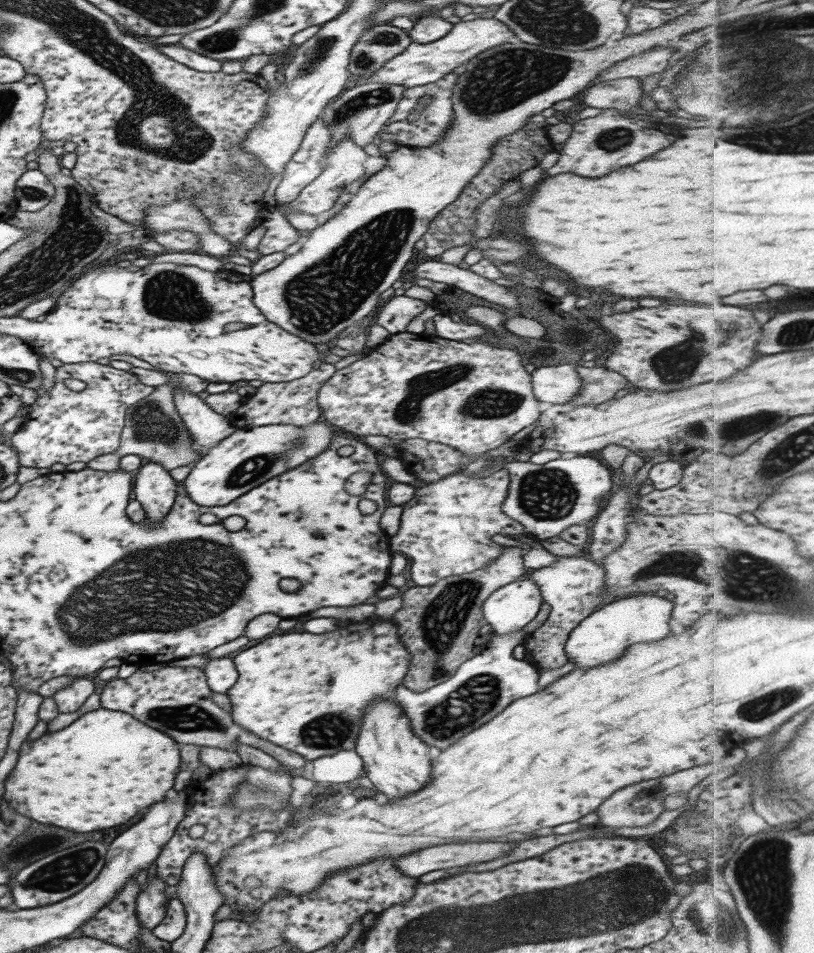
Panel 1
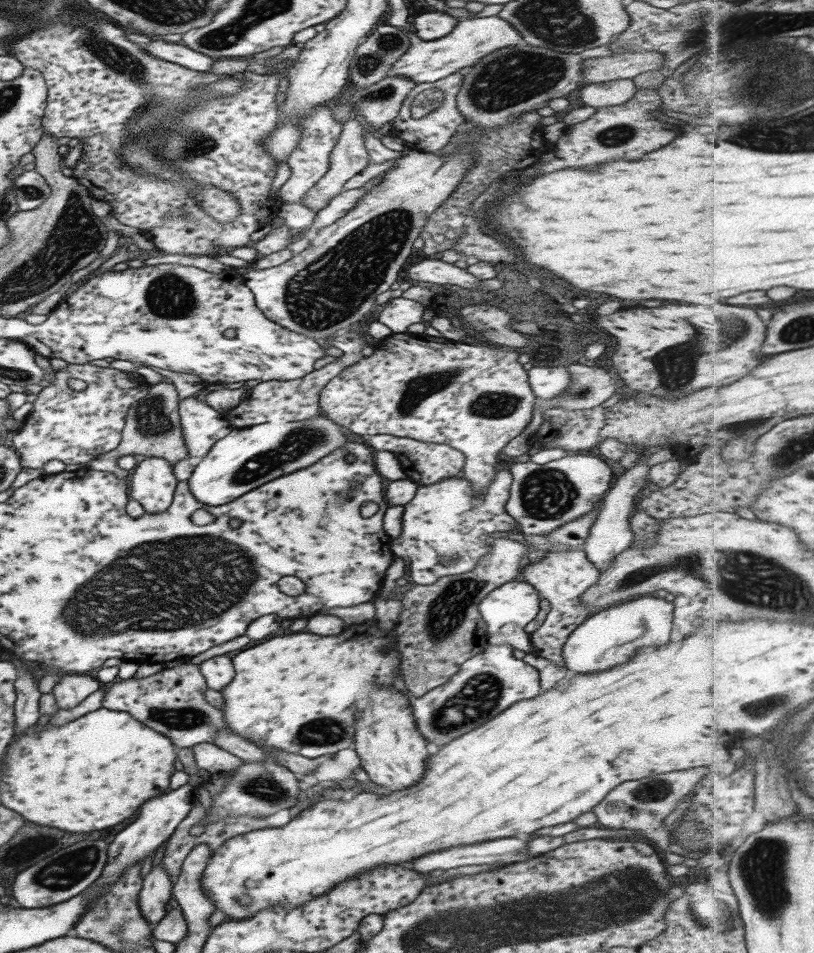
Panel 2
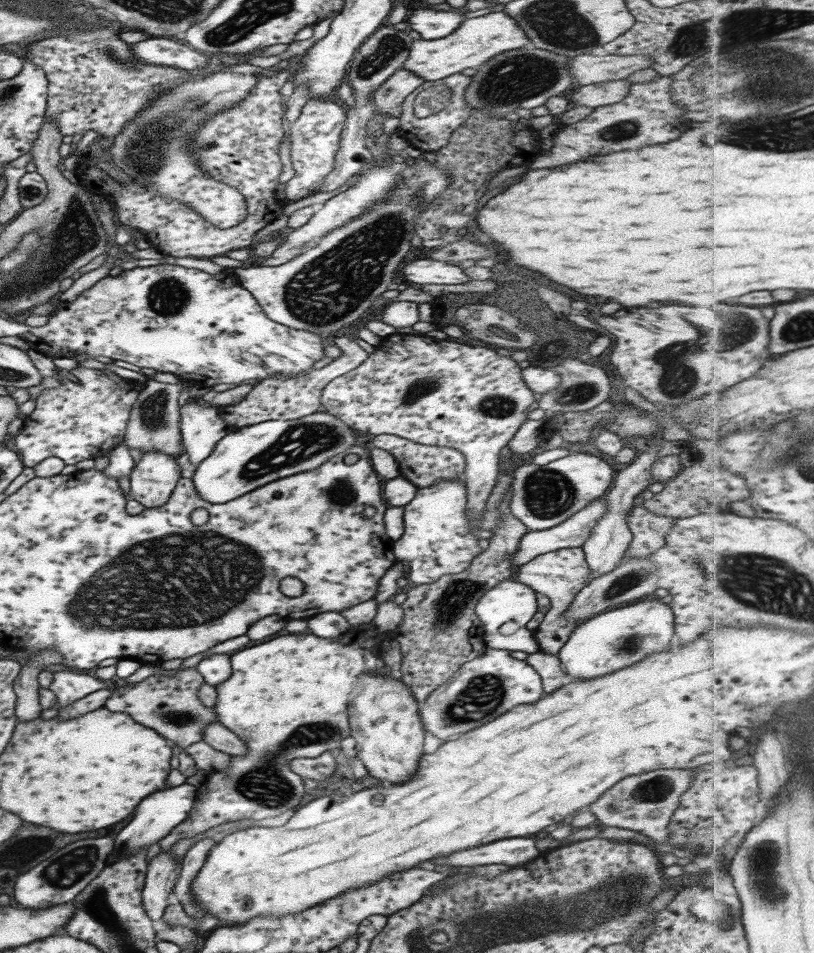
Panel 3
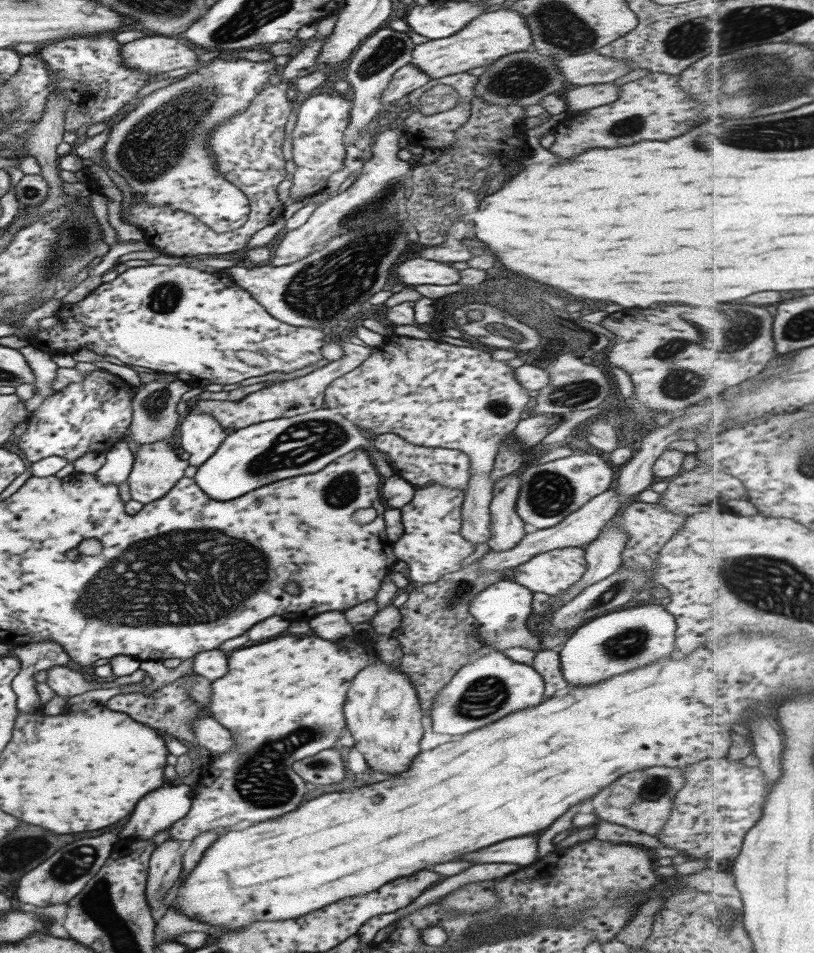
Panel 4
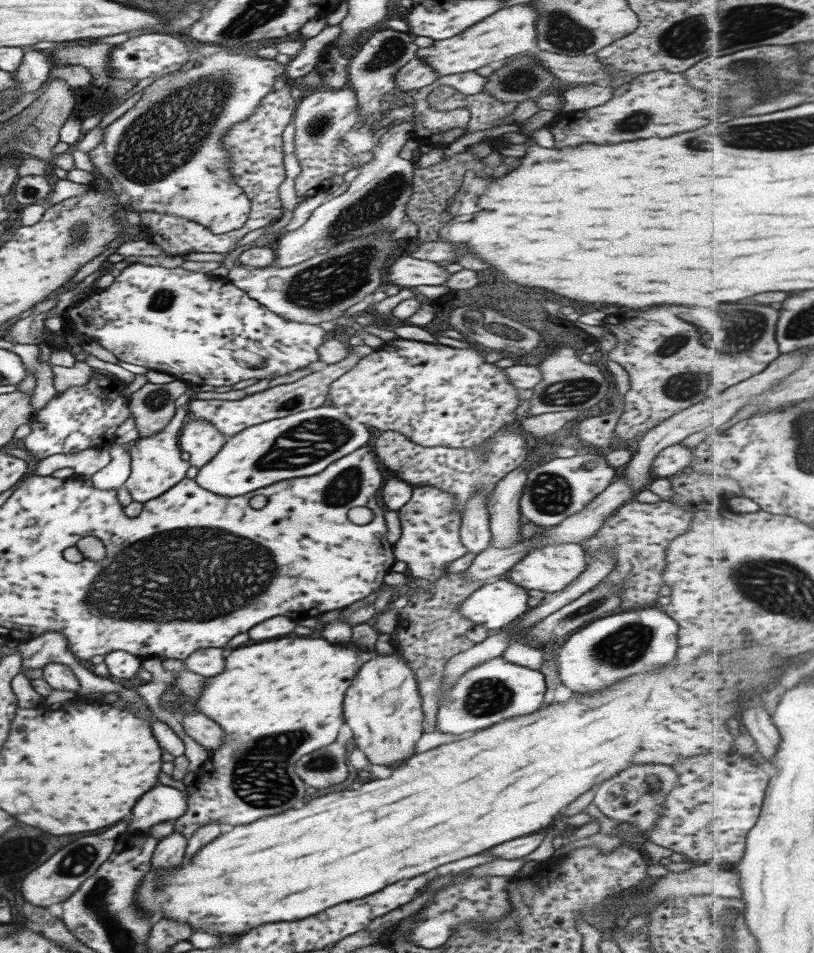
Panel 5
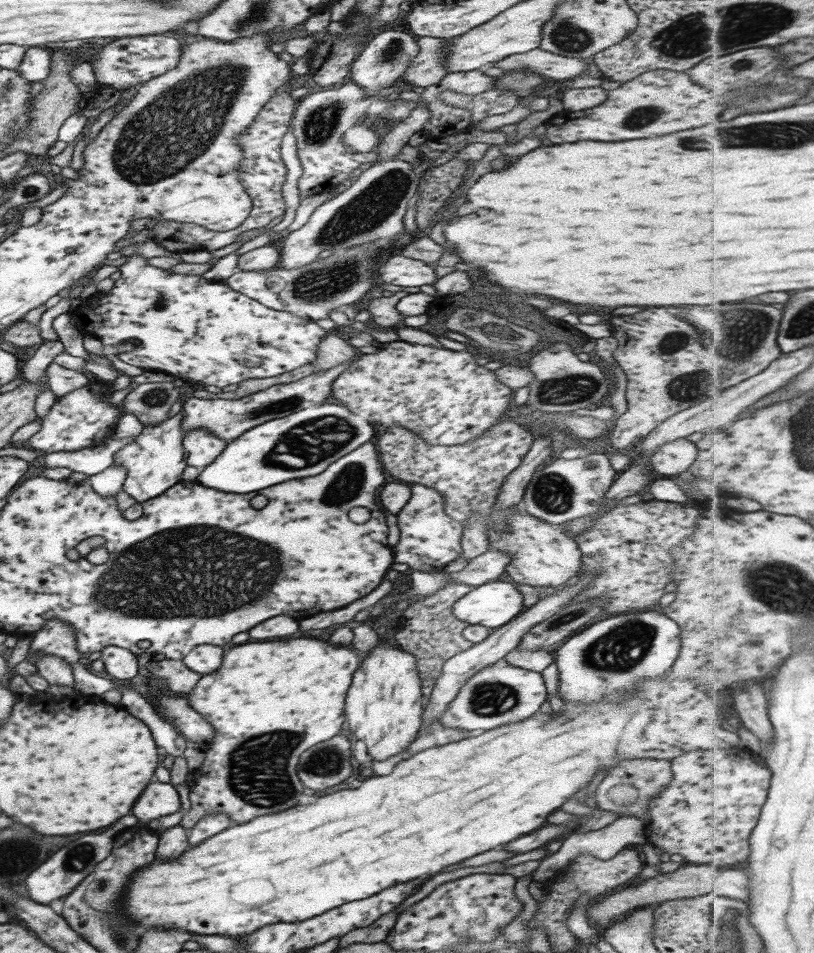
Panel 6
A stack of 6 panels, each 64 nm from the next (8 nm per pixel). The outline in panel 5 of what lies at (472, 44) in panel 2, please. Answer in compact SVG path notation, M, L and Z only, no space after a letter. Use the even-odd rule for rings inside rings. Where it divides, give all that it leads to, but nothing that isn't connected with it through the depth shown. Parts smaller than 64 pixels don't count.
M529 3L503 7L451 38L436 40L427 48L418 48L415 57L425 61L439 77L474 71L485 65L496 65L504 59L536 49L537 17L538 12Z

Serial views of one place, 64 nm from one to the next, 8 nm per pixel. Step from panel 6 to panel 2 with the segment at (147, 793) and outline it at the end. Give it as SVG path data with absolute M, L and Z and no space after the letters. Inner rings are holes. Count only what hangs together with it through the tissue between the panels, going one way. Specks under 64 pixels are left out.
M185 783L174 790L169 790L165 794L159 794L155 798L149 798L147 802L143 802L143 806L139 806L139 810L137 810L137 818L127 828L117 832L113 842L109 844L109 848L107 848L107 864L103 868L103 874L97 878L97 884L105 886L105 884L113 882L117 878L117 874L125 866L135 864L135 862L143 860L145 856L155 855L157 848L163 842L167 842L175 828L191 811L193 805L192 789L191 785Z

